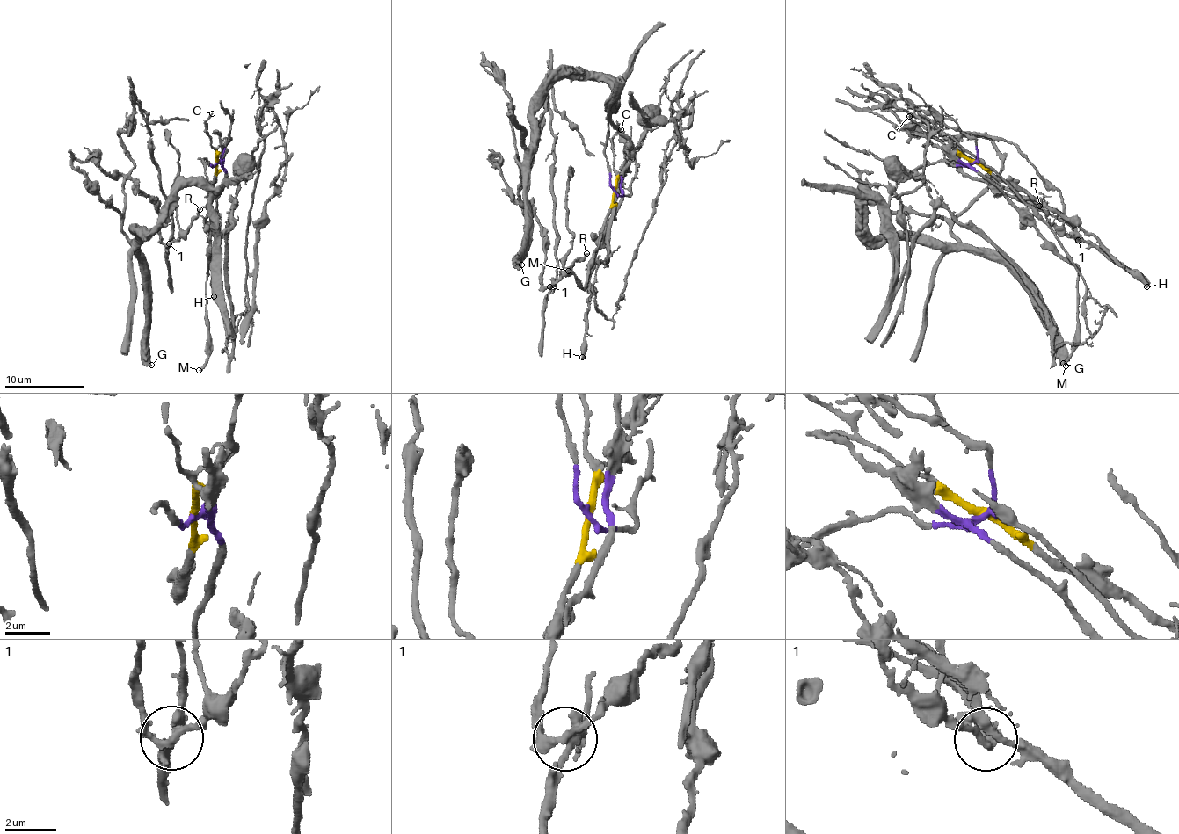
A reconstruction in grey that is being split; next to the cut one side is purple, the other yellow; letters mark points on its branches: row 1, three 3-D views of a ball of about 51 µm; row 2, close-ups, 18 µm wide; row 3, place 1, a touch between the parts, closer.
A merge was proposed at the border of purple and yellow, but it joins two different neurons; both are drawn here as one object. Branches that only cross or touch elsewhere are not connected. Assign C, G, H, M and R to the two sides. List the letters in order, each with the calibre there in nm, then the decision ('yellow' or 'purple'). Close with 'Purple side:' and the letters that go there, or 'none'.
C: calibre 180 nm; yellow
G: calibre 500 nm; purple
H: calibre 320 nm; yellow
M: calibre 220 nm; purple
R: calibre 200 nm; purple
Purple side: G, M, R

